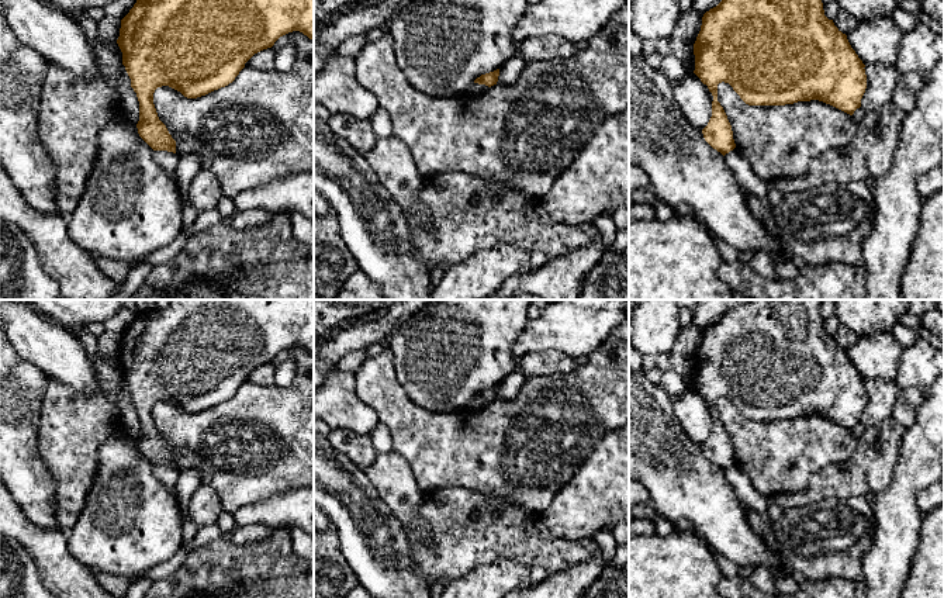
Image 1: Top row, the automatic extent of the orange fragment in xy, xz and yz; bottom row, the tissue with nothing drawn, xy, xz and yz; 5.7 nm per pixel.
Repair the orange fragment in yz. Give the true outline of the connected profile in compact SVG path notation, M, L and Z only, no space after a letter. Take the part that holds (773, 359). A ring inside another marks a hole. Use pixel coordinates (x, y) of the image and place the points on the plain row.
M751 300L726 310L722 317L702 332L701 346L694 359L694 388L713 411L712 432L702 445L705 456L723 471L736 463L732 440L717 416L717 400L729 398L748 421L785 421L819 415L850 431L861 422L867 404L865 380L843 349L824 331L819 312L822 300Z

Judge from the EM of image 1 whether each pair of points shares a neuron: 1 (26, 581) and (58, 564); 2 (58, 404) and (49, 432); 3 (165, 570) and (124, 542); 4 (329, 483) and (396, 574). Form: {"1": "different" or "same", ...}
{"1": "different", "2": "same", "3": "different", "4": "same"}

